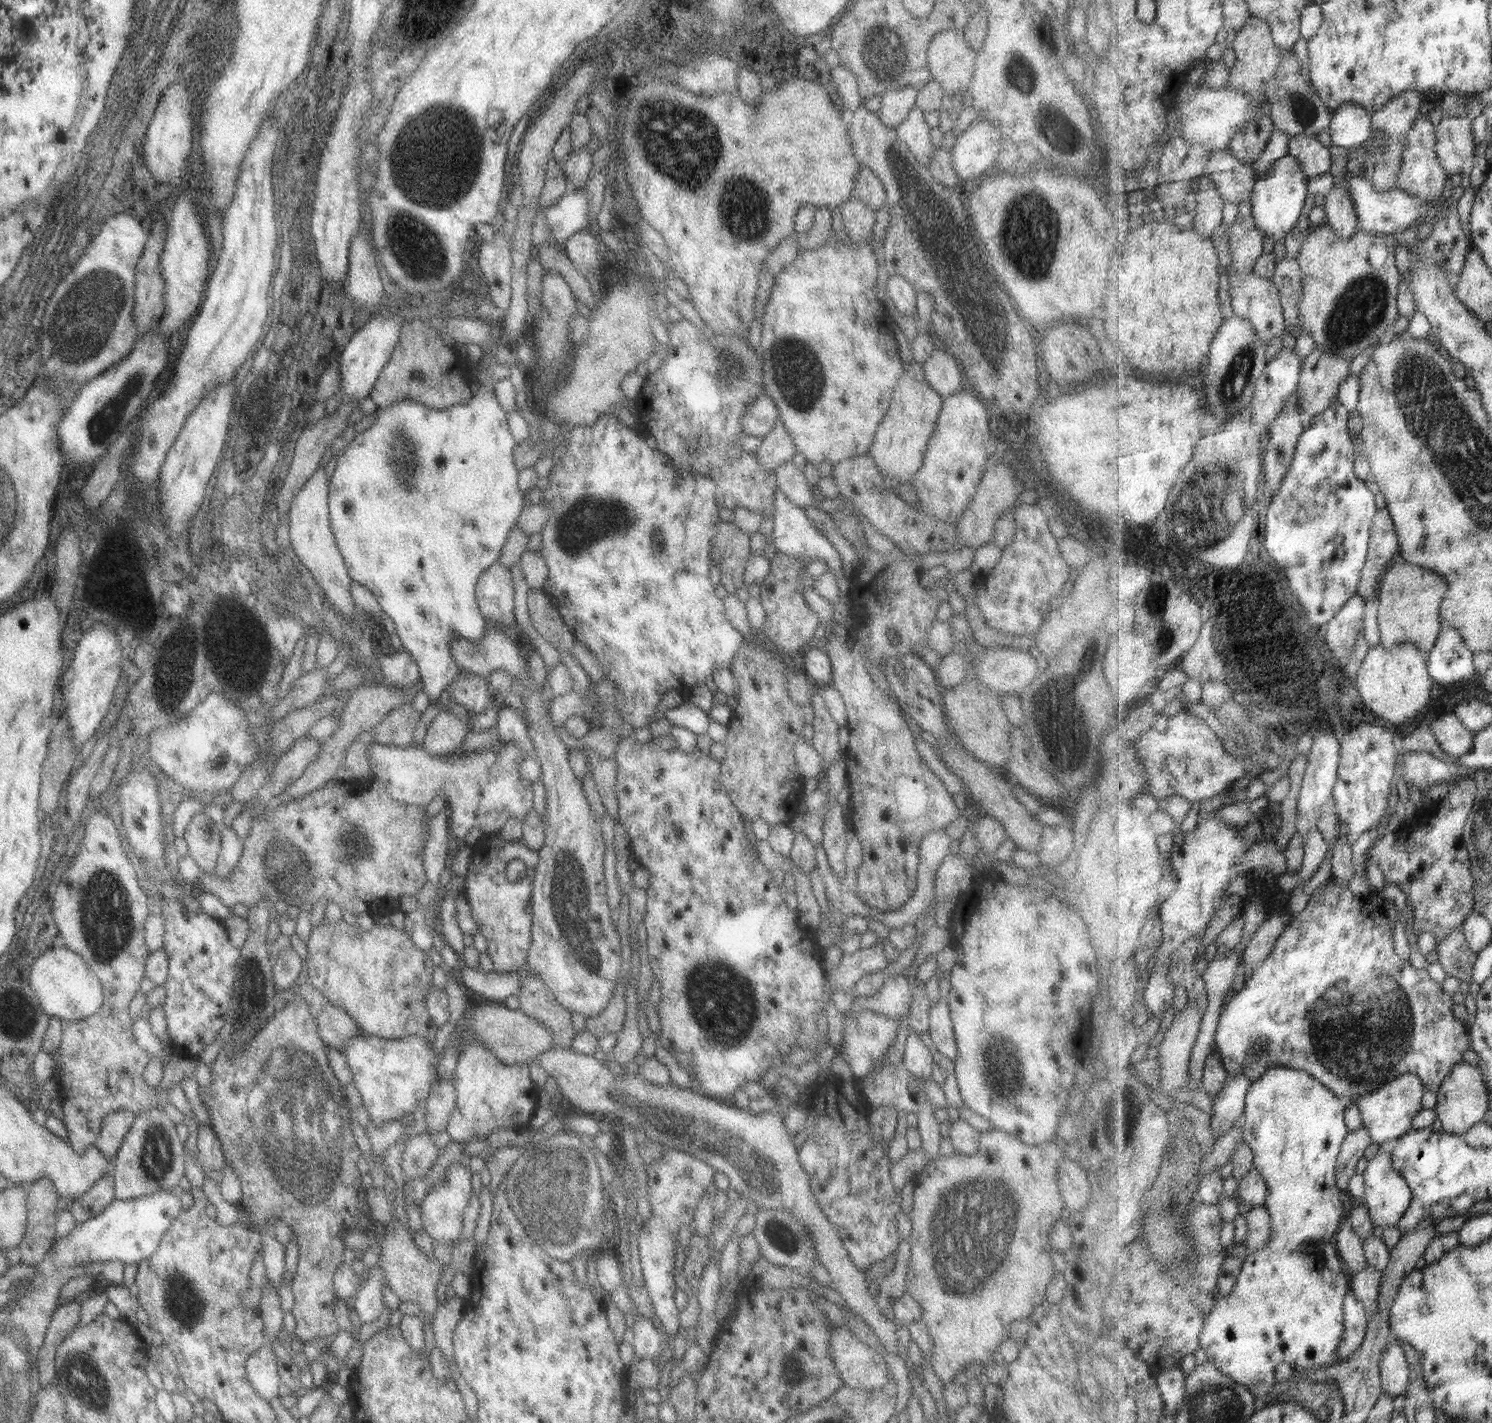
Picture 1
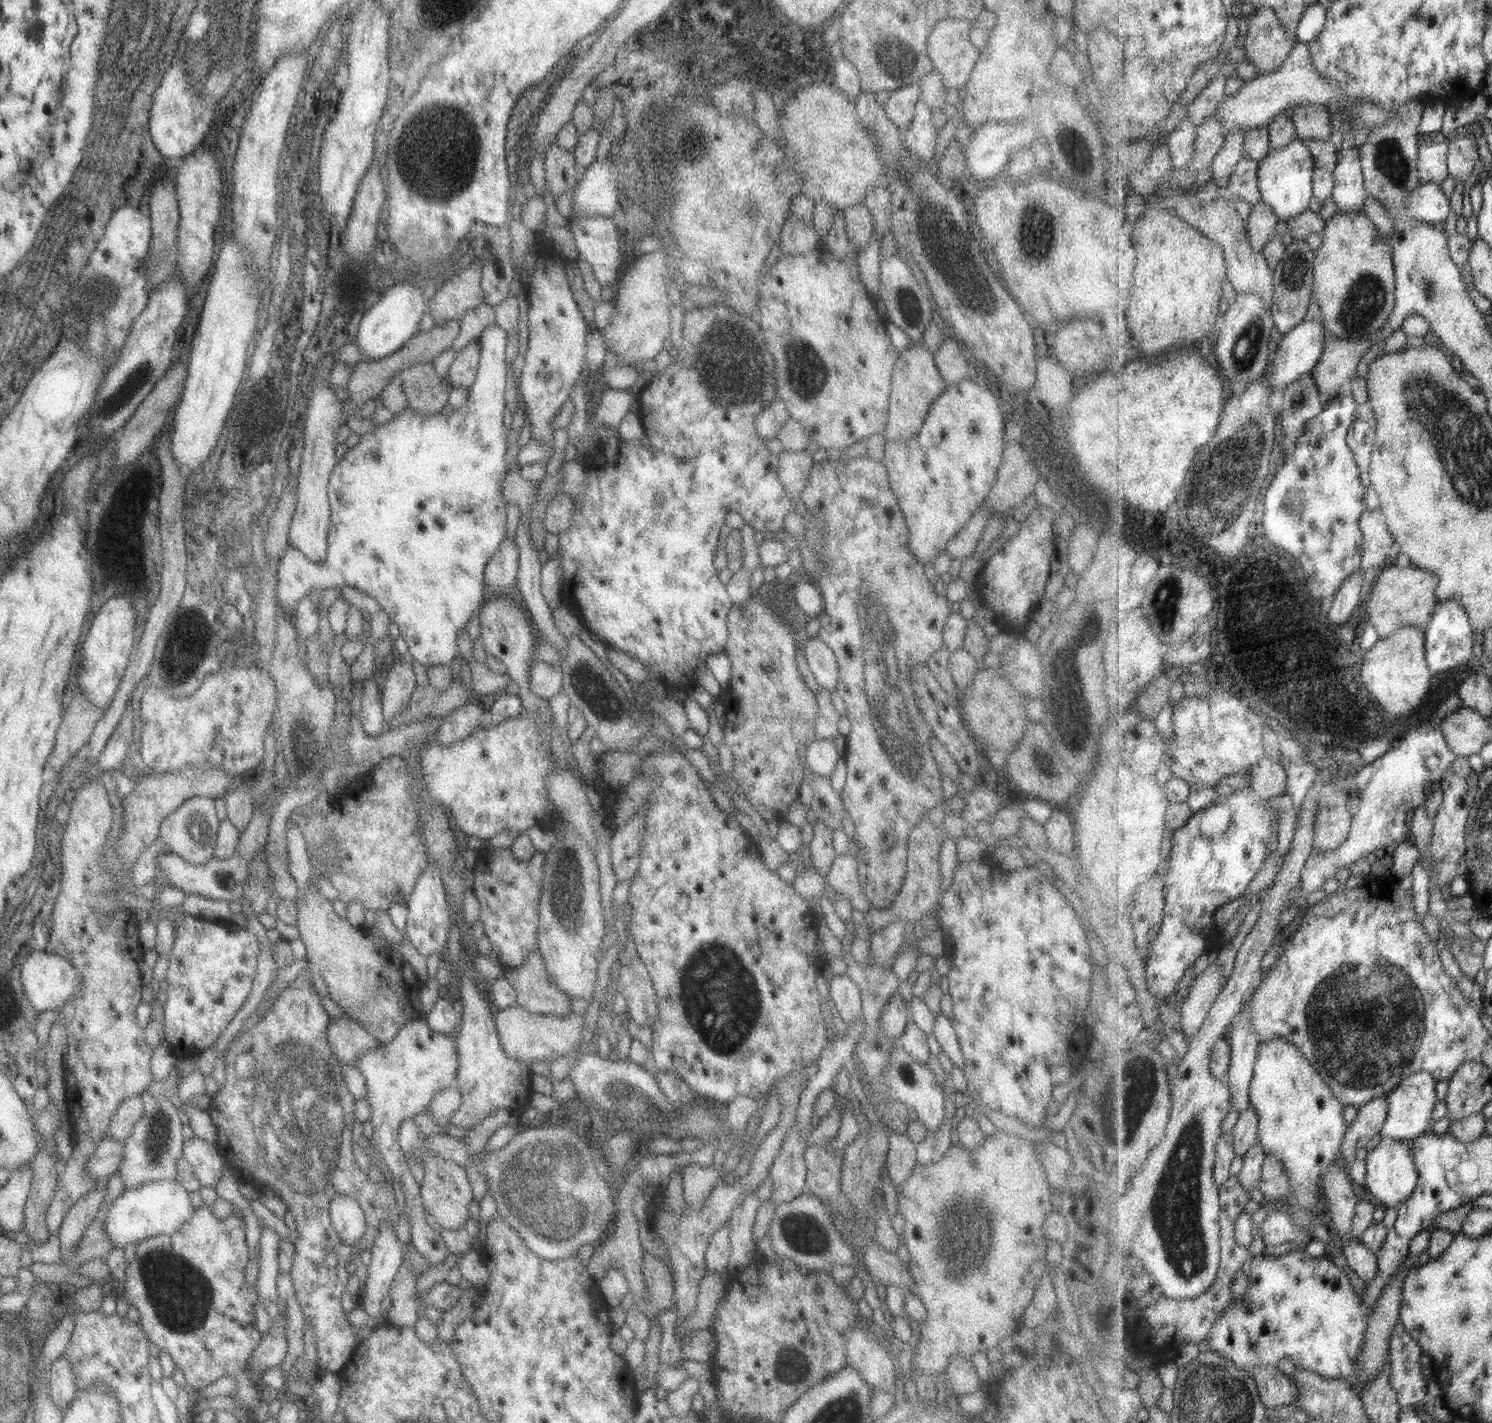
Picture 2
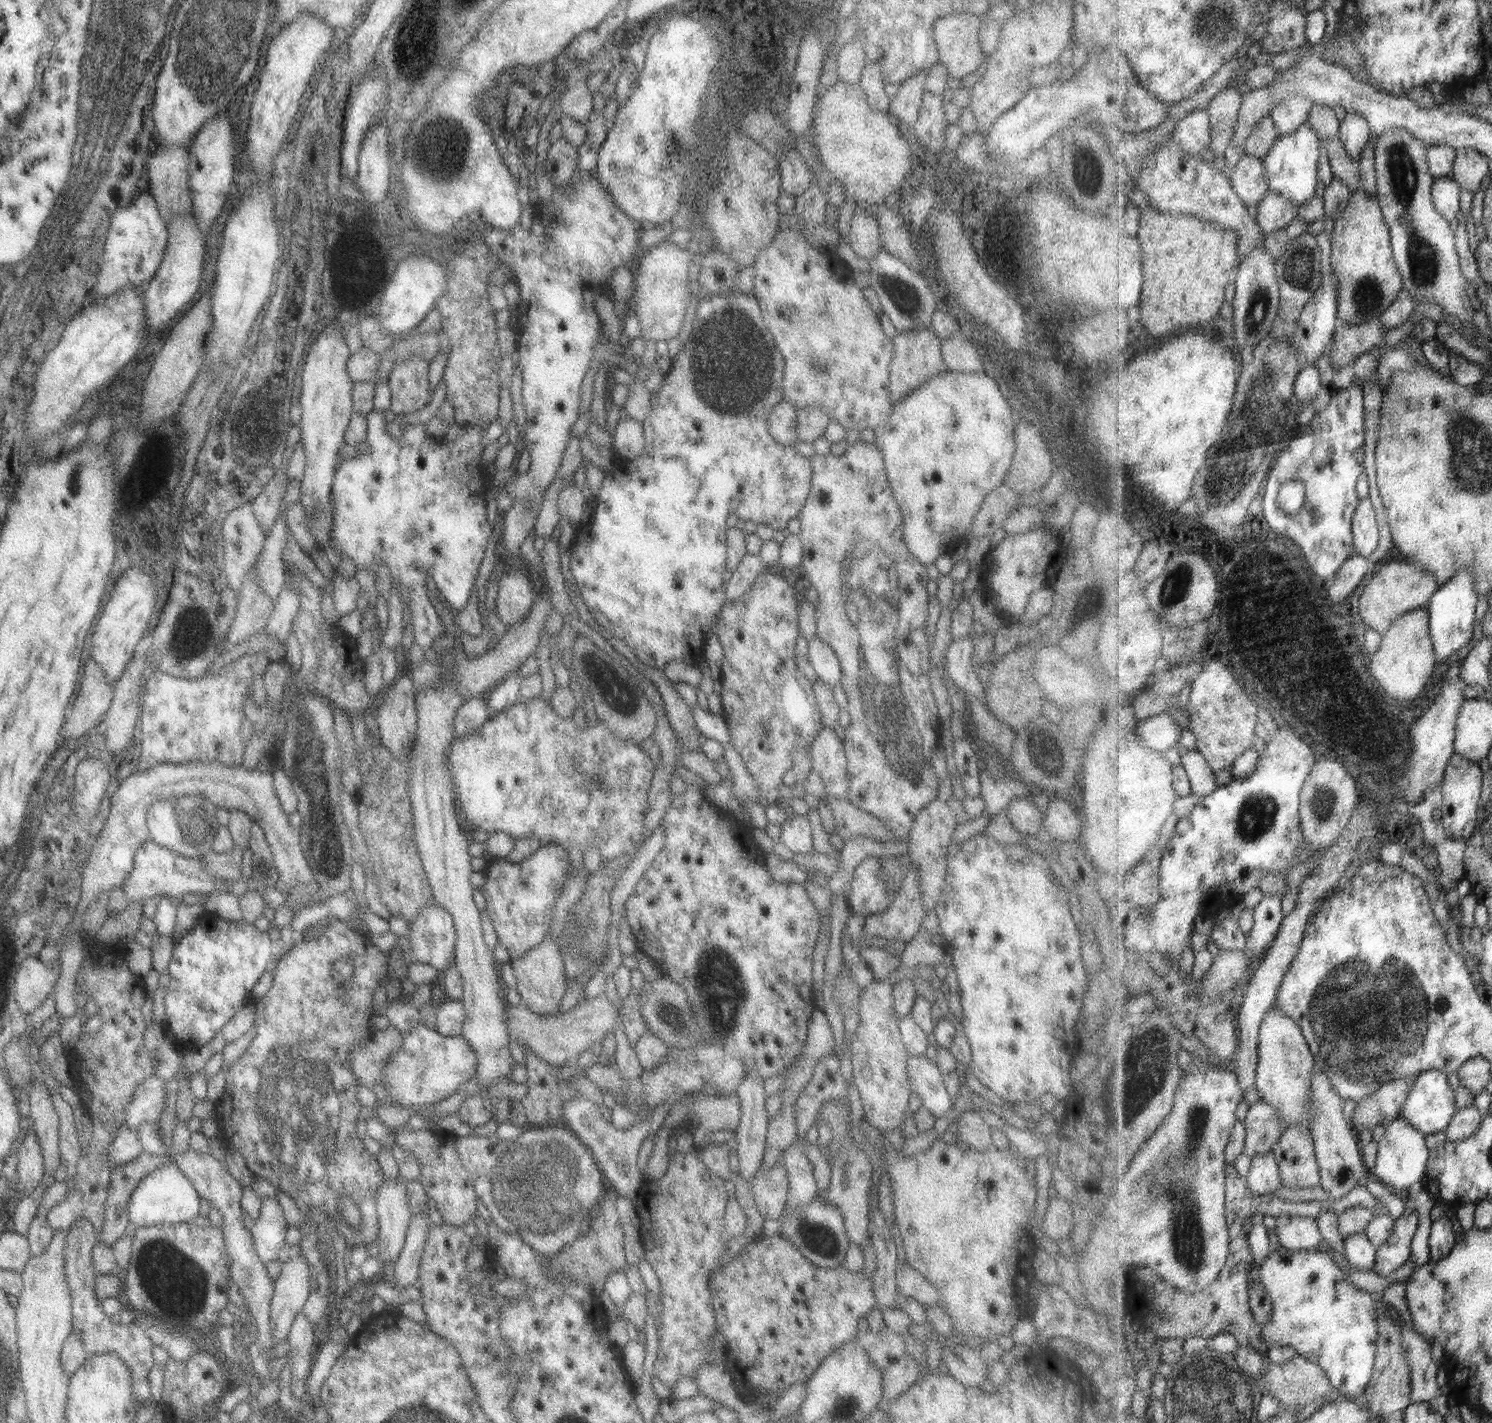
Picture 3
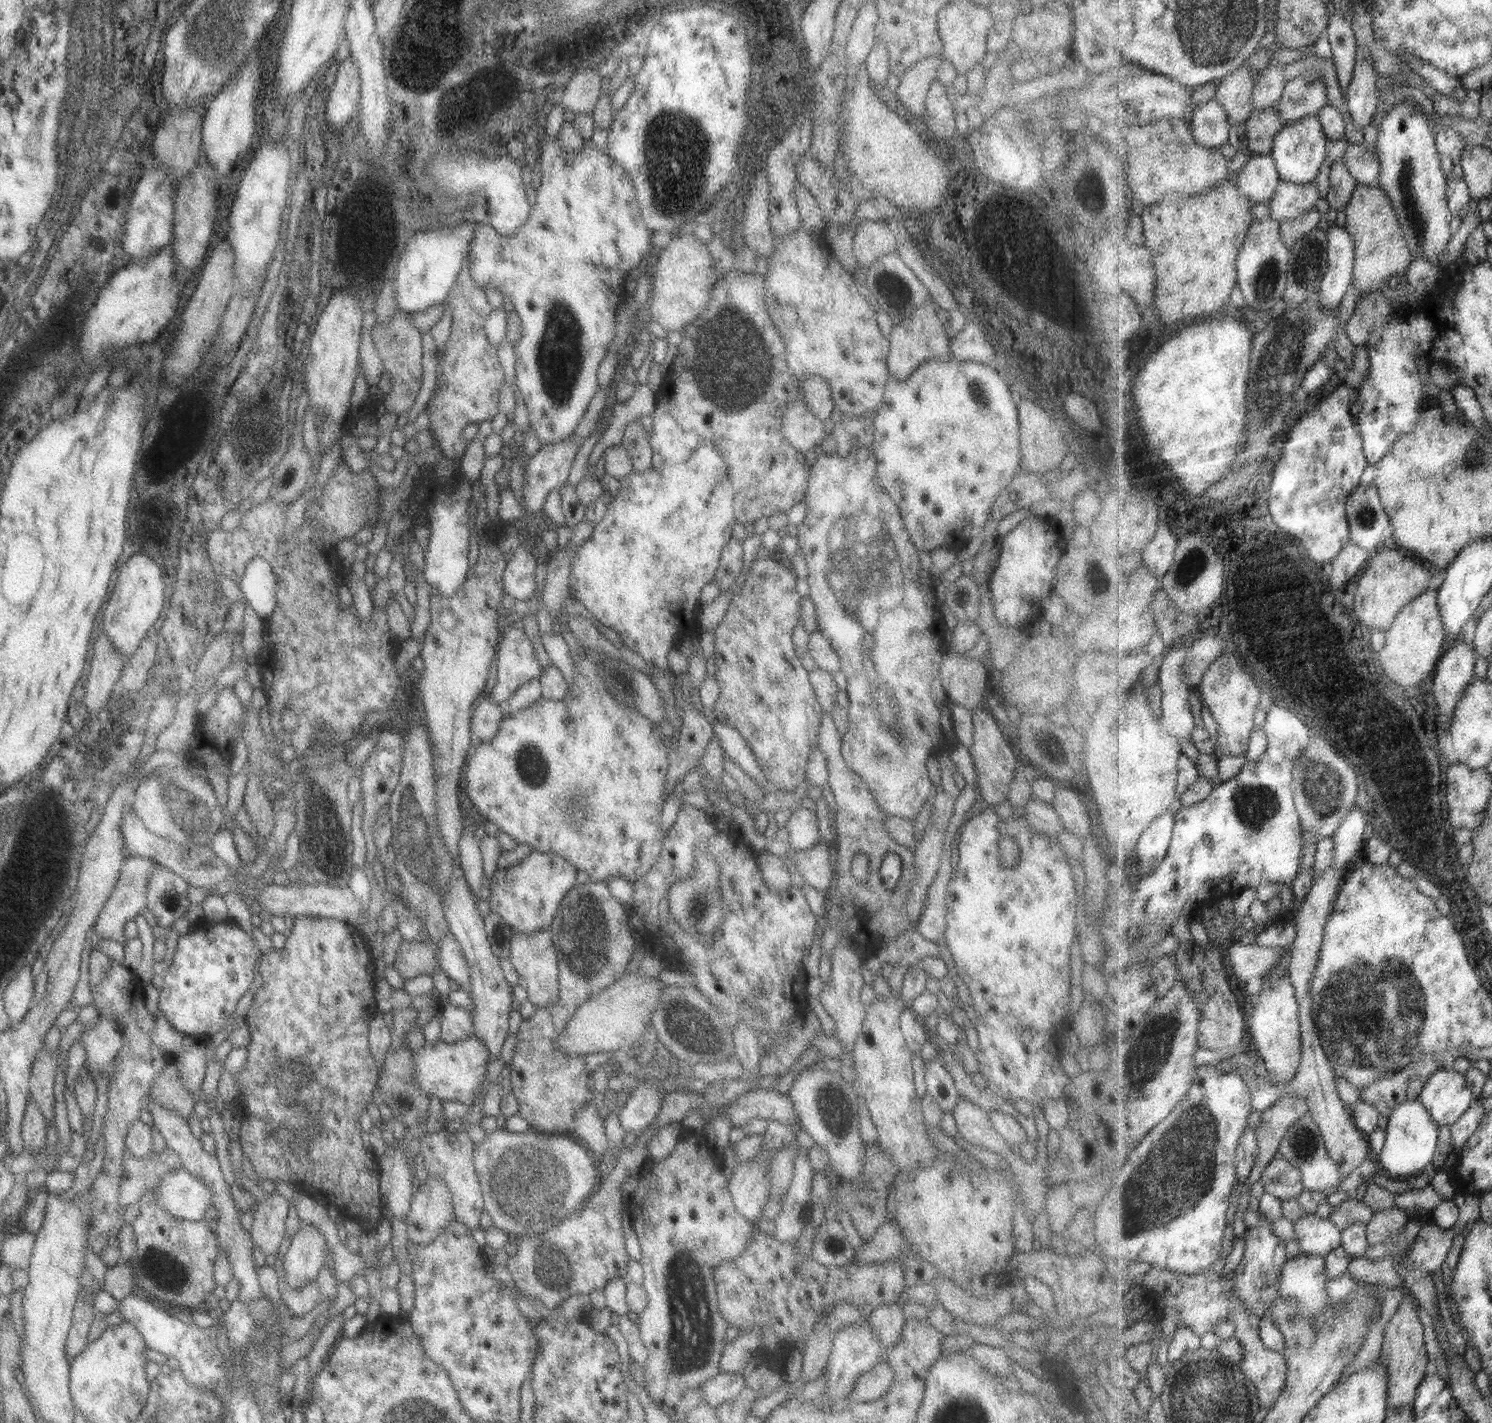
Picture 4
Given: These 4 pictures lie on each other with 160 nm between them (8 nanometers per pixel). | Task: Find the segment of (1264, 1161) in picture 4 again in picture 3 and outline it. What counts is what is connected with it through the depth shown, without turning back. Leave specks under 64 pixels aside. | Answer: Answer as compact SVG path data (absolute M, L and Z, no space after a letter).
M1263 1100L1249 1106L1244 1118L1247 1134L1244 1153L1253 1158L1257 1153L1273 1152L1282 1137L1282 1116Z

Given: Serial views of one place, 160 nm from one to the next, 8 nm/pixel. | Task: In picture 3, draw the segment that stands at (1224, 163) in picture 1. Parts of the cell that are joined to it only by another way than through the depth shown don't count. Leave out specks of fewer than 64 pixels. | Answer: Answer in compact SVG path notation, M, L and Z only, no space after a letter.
M1242 154L1233 170L1232 183L1244 203L1258 205L1270 191L1264 159Z

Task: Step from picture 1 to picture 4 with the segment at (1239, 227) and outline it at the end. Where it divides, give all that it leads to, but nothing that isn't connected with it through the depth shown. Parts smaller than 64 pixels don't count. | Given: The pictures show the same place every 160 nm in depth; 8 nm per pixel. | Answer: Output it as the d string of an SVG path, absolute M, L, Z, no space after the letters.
M1282 180L1269 202L1269 216L1279 223L1295 220L1313 209L1319 199L1319 190L1314 182L1295 184Z

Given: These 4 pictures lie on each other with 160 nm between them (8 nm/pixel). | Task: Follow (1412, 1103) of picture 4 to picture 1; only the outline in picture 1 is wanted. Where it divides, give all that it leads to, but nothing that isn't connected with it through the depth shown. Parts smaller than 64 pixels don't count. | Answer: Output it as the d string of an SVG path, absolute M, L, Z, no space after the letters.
M1392 1153L1379 1154L1368 1161L1363 1176L1365 1177L1366 1191L1362 1202L1368 1206L1375 1228L1384 1230L1391 1226L1398 1226L1412 1203L1413 1191L1402 1173L1394 1168Z

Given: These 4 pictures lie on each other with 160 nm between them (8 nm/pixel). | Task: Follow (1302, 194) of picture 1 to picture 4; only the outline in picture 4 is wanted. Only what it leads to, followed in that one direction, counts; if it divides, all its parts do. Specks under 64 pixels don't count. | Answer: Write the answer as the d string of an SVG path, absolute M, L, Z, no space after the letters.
M1318 115L1305 116L1295 124L1287 124L1277 136L1274 136L1274 139L1271 155L1276 160L1282 180L1295 184L1313 183L1325 162L1331 141L1331 138L1326 135Z

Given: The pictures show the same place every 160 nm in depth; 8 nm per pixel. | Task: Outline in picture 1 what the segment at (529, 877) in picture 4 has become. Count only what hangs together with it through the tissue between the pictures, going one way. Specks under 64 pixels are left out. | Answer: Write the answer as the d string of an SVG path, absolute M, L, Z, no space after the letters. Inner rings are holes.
M497 836L481 838L481 842L470 845L470 849L471 860L461 888L465 889L471 917L477 925L477 932L485 938L485 952L491 959L493 971L513 973L525 962L530 945L531 916L528 904L532 876L539 860L537 851L527 849L520 841L507 842ZM511 860L520 860L526 866L525 875L516 882L505 879L505 866Z

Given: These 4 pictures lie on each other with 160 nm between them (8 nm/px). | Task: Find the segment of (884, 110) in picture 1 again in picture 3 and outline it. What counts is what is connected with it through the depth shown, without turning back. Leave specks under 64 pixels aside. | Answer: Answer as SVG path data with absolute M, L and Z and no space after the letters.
M925 69L906 78L888 102L886 114L898 124L899 131L906 135L918 117L924 91L924 72Z

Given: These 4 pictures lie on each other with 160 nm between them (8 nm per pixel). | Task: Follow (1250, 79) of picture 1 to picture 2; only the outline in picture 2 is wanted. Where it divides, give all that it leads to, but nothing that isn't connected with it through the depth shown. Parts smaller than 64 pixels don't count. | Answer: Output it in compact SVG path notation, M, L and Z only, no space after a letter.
M1263 6L1248 20L1243 44L1246 58L1256 66L1257 76L1279 70L1298 40L1288 38L1281 19L1270 6Z

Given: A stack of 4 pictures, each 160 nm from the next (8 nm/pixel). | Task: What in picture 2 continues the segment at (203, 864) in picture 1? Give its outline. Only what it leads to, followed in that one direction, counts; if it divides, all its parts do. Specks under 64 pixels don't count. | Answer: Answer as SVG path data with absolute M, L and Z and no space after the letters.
M195 796L185 800L176 810L163 818L159 825L158 835L161 837L163 850L174 853L187 863L197 865L205 864L212 858L217 828L214 800Z

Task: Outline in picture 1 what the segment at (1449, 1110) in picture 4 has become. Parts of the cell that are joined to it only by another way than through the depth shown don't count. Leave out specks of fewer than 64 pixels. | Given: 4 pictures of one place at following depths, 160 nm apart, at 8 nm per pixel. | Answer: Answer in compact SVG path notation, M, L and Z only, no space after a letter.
M1407 1073L1390 1080L1377 1090L1368 1092L1351 1103L1356 1103L1360 1108L1363 1124L1370 1132L1372 1141L1383 1144L1385 1140L1397 1141L1400 1136L1412 1129L1413 1118L1423 1110L1422 1100L1426 1091L1420 1076Z

